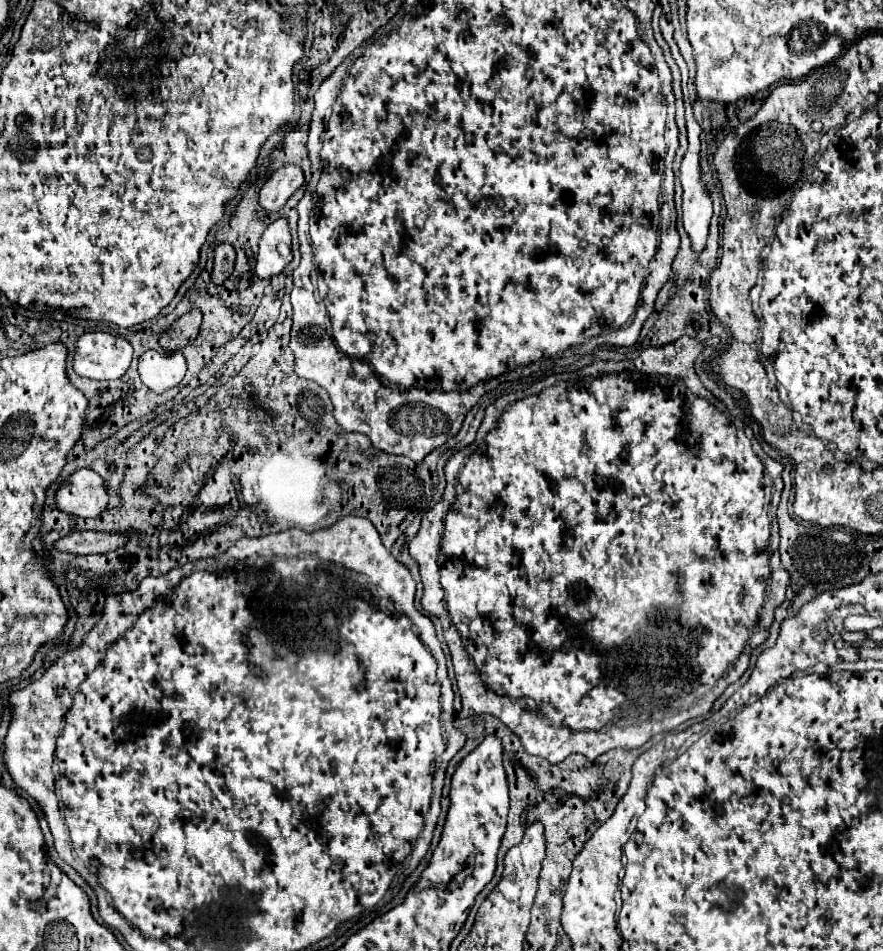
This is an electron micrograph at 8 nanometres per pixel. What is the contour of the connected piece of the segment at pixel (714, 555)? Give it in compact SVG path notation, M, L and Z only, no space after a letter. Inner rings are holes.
M684 335L684 337L680 337L680 339L676 339L676 341L674 341L674 343L668 343L668 345L664 345L664 347L648 347L648 349L644 349L644 351L642 351L642 355L640 355L640 357L638 357L638 359L634 359L634 361L598 361L598 363L594 363L594 365L588 365L588 367L586 367L586 369L584 369L584 373L586 373L586 375L600 375L600 377L582 377L582 379L576 379L576 381L562 381L562 383L558 383L558 385L554 385L554 387L548 387L548 389L544 389L544 391L542 391L542 393L540 393L540 395L530 395L530 397L526 397L526 399L522 399L522 401L516 401L516 403L514 403L514 405L512 405L512 407L508 407L508 409L506 409L506 411L504 411L504 415L502 415L502 417L500 417L500 419L498 419L498 425L496 425L496 429L492 429L492 431L490 431L490 433L488 433L488 437L486 437L486 449L484 449L484 453L482 453L482 455L478 455L478 461L476 461L476 463L474 463L474 467L464 467L464 469L462 469L462 471L460 471L460 467L462 467L462 457L452 457L452 459L450 459L450 461L448 461L448 463L446 463L446 467L444 467L444 469L446 469L446 481L448 481L448 485L446 485L446 489L444 489L444 495L442 495L442 501L440 501L440 503L436 503L436 505L434 505L434 507L432 507L432 509L430 509L430 511L428 511L428 513L426 513L426 515L424 515L424 519L422 519L422 525L420 525L420 531L418 531L418 533L416 533L416 537L414 537L414 539L412 539L412 541L410 541L410 545L408 545L408 549L410 549L410 555L412 555L412 557L414 557L414 559L416 559L416 561L418 561L418 565L420 565L420 575L422 575L422 583L424 583L424 597L422 597L422 607L424 607L424 609L426 609L426 611L430 611L430 613L432 613L432 615L436 615L436 617L438 617L438 619L440 619L440 623L442 623L442 629L444 629L444 637L446 637L446 645L448 645L448 649L450 649L450 655L452 655L452 663L454 663L454 671L456 671L456 681L458 681L458 691L460 691L460 697L462 697L462 711L460 711L460 715L458 715L458 717L460 717L460 719L462 719L462 717L464 717L464 719L466 719L466 717L470 717L470 715L494 715L494 717L496 717L496 719L500 719L500 721L502 721L502 723L504 723L504 725L506 725L506 727L508 727L508 729L510 729L510 731L512 731L512 733L514 733L514 735L516 735L516 737L518 737L518 739L520 739L520 741L522 741L522 747L524 747L524 751L526 751L526 753L528 753L528 755L536 755L536 757L542 757L542 759L546 759L546 761L548 761L548 763L552 763L552 765L556 765L556 763L560 763L560 761L564 761L564 759L566 759L566 757L570 757L570 755L572 755L572 753L578 753L578 755L584 755L584 757L586 757L586 759L588 759L588 761L594 761L594 759L596 759L596 757L600 757L600 755L604 755L604 753L608 753L608 751L612 751L612 749L628 749L628 747L630 747L630 749L638 749L638 747L642 747L642 745L644 745L644 743L646 743L646 741L648 741L648 739L650 739L650 737L652 737L652 735L654 735L654 733L664 733L664 732L671 732L671 731L674 731L674 730L676 730L676 728L678 728L678 726L680 726L680 725L681 725L681 724L682 724L682 723L684 723L684 721L688 721L688 720L690 720L690 719L694 719L694 718L698 718L698 717L701 717L701 716L703 716L703 715L706 715L706 714L708 714L708 713L710 713L710 709L712 709L712 705L714 705L714 701L716 701L716 699L718 699L718 697L720 697L720 695L722 695L722 693L724 693L724 689L722 689L722 683L724 683L724 687L728 687L728 685L726 685L726 683L728 683L728 681L726 681L726 671L728 671L728 667L730 667L730 665L732 665L732 663L734 663L734 661L736 661L736 655L740 655L740 651L744 651L744 653L742 653L742 655L740 655L740 659L738 659L738 661L736 661L736 677L740 677L740 675L742 675L742 673L744 673L744 671L746 671L746 667L748 667L748 661L750 661L750 653L752 653L752 649L754 649L754 645L756 645L756 643L758 643L758 641L760 641L760 639L766 639L766 637L768 637L768 629L770 629L770 625L772 625L772 621L774 621L774 609L776 609L776 607L778 607L778 605L780 605L780 603L782 603L782 601L784 601L784 599L786 599L786 587L788 587L788 583L790 583L790 577L788 577L788 571L786 571L786 569L784 569L784 567L782 567L782 563L780 563L780 555L778 555L778 523L776 523L776 515L774 515L774 513L776 513L776 507L778 507L778 505L772 505L772 507L770 507L770 497L772 497L772 495L770 495L770 493L772 493L772 483L768 483L768 479L766 479L766 471L768 471L768 475L770 475L770 477L772 477L772 479L776 479L776 481L780 481L780 473L782 473L782 469L784 469L784 467L782 467L782 465L780 465L780 463L778 463L778 461L774 461L774 459L770 459L770 457L768 457L768 455L766 455L766 453L764 453L764 451L762 451L762 447L760 447L760 445L758 445L758 443L754 443L754 451L756 451L756 455L758 455L758 457L756 457L756 455L754 455L754 451L752 451L752 443L750 443L750 439L748 439L748 437L746 437L746 434L745 434L745 429L748 429L748 427L746 427L746 425L744 425L744 429L740 429L740 428L736 428L736 426L735 426L735 425L732 425L732 421L731 421L731 419L730 419L730 418L729 418L729 416L727 416L727 415L726 415L726 414L725 414L725 413L723 413L723 412L721 412L721 411L719 411L719 410L718 410L718 409L717 409L717 408L716 408L716 407L715 407L715 406L714 406L714 405L712 405L712 403L708 403L708 401L706 401L706 399L712 399L712 395L710 395L710 391L708 391L708 389L706 389L706 387L704 387L704 385L702 385L702 381L700 381L700 379L698 379L698 375L696 375L696 369L694 369L694 363L696 363L696 359L698 359L698 355L700 355L700 353L702 353L702 351L704 351L704 349L706 349L706 347L718 347L718 343L720 343L720 339L718 339L718 337L710 337L710 339L706 339L706 341L700 341L700 339L694 339L694 337L686 337L686 335ZM630 365L634 365L634 369L638 369L638 371L642 371L642 373L658 373L658 375L640 375L640 373L630 373L630 371L624 371L624 369L628 369L628 367L630 367ZM768 507L770 507L770 513L772 513L772 535L770 535L770 517L768 517ZM768 541L770 541L770 549L772 549L772 555L768 555L768 553L764 553L764 551L766 551L766 547L768 547ZM770 569L772 569L772 583L770 583L770 591L768 591L768 593L766 593L766 587L768 587L768 579L770 579ZM440 575L442 575L442 587L444 587L444 591L446 591L446 605L448 605L448 611L446 611L446 605L444 605L444 591L442 591L442 587L440 587ZM502 695L508 695L508 697L510 697L510 699L514 699L514 701L522 701L522 699L524 699L524 701L530 701L530 703L532 703L532 705L536 705L536 707L534 707L534 709L536 709L536 711L534 711L534 710L530 710L530 709L527 709L527 708L525 708L525 707L523 707L523 706L520 706L520 703L519 703L519 702L513 702L513 701L510 701L510 699L508 699L508 697L502 697ZM680 711L688 711L688 713L684 713L684 719L680 719L680 721L664 721L664 719L668 719L668 717L670 717L670 719L672 719L672 717L674 717L674 715L676 715L676 713L680 713Z

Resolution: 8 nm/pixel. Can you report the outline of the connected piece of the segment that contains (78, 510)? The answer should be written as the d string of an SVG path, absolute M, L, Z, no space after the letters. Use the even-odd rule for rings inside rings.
M80 469L56 491L56 507L76 517L98 517L108 505L108 491L98 473Z

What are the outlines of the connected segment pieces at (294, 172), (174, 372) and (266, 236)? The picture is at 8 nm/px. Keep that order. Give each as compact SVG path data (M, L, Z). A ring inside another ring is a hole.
M284 165L270 175L260 189L260 205L268 211L280 211L290 195L304 183L304 173L298 165Z
M148 350L138 361L140 379L154 393L164 393L166 389L178 385L187 370L184 356L177 352L163 356L154 350Z
M280 217L268 225L260 237L260 251L256 257L256 275L260 279L270 279L292 261L292 243L288 219Z

